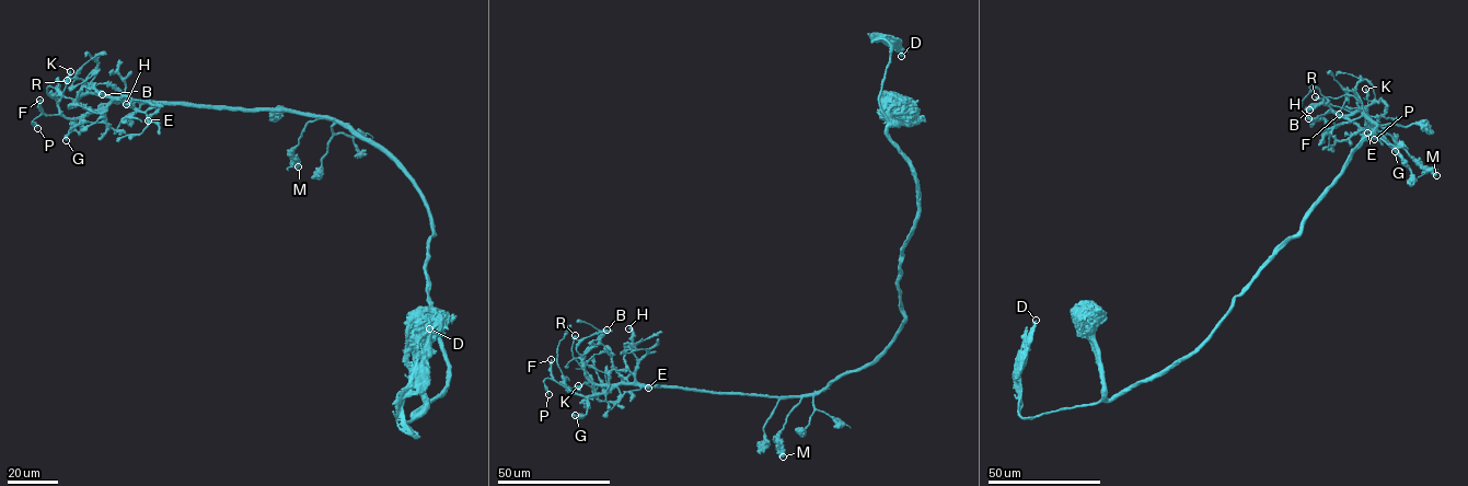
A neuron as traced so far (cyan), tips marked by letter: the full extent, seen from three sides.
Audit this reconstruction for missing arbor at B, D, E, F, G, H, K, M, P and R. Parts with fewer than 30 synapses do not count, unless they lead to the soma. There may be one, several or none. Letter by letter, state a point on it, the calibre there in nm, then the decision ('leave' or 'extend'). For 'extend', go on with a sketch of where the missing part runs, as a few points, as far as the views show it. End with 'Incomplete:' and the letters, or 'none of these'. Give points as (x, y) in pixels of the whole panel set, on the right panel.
B: (1309, 110) | 400 nm | leave
D: (1036, 320) | 440 nm | leave
E: (1367, 132) | 400 nm | leave
F: (1339, 114) | 360 nm | leave
G: (1395, 151) | 480 nm | leave
H: (1308, 118) | 440 nm | leave
K: (1365, 89) | 440 nm | leave
M: (1436, 175) | 700 nm | leave
P: (1374, 139) | 240 nm | leave
R: (1315, 96) | 550 nm | leave
Incomplete: none of these

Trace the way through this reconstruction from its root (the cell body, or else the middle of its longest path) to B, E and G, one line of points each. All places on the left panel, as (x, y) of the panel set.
B: (417, 374), (416, 437), (447, 358), (429, 208), (392, 159), (319, 116), (77, 101), (102, 94)
E: (417, 374), (416, 437), (447, 358), (429, 208), (392, 159), (287, 111), (148, 120)
G: (417, 374), (403, 406), (416, 437), (405, 424), (447, 382), (431, 218), (350, 129), (113, 100), (66, 140)

